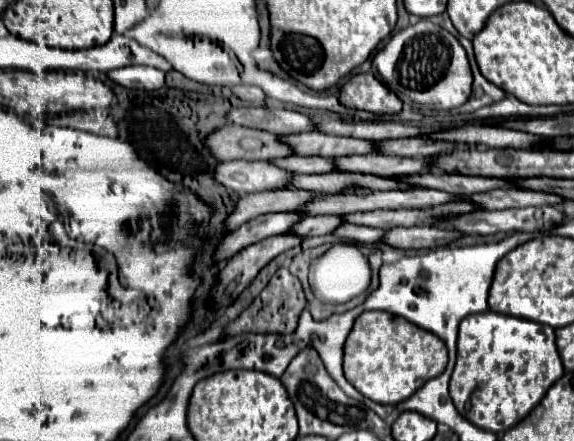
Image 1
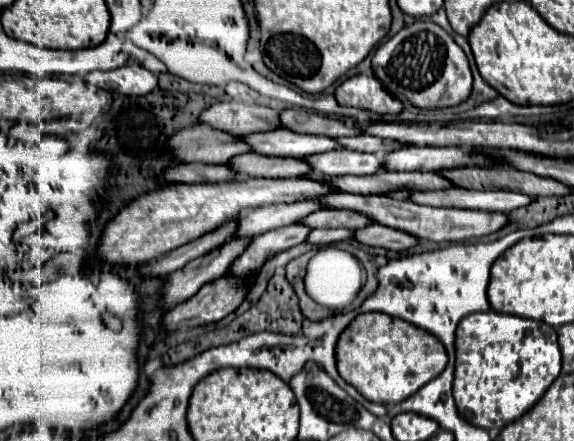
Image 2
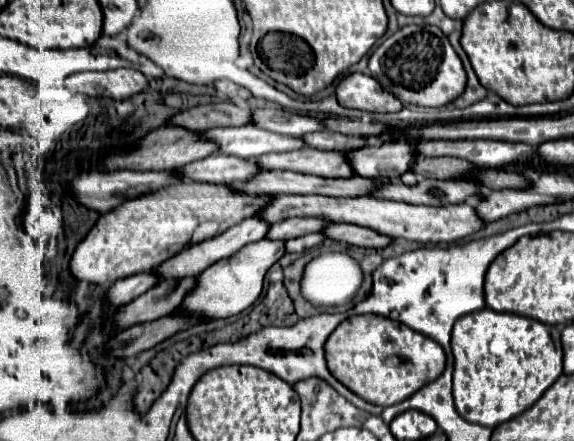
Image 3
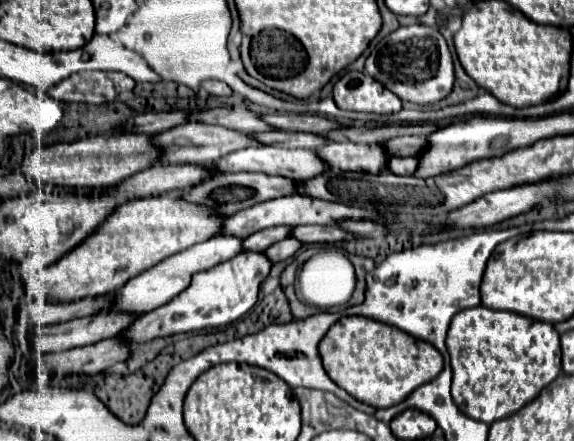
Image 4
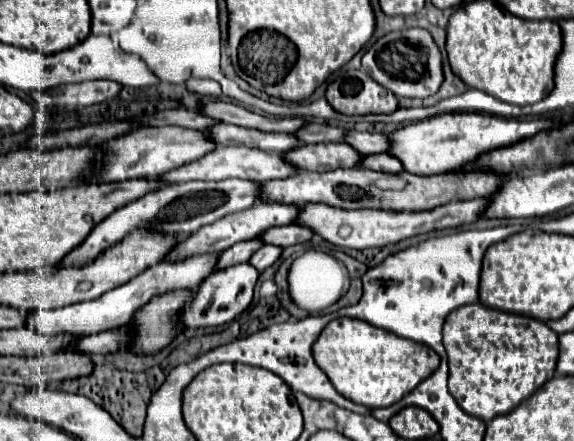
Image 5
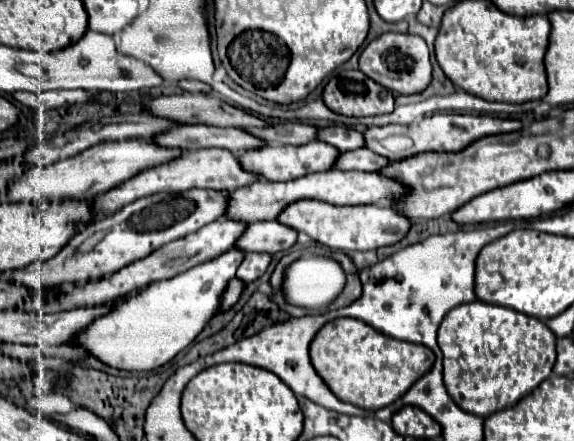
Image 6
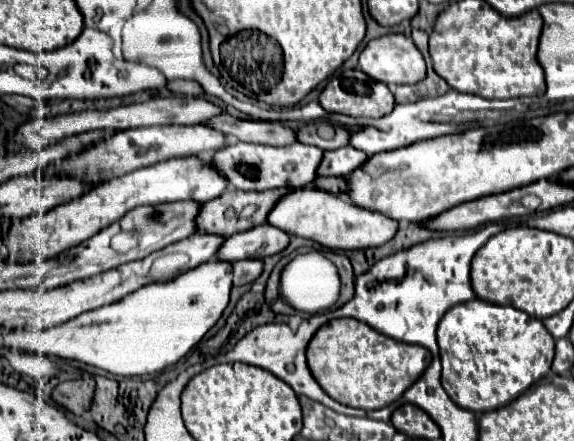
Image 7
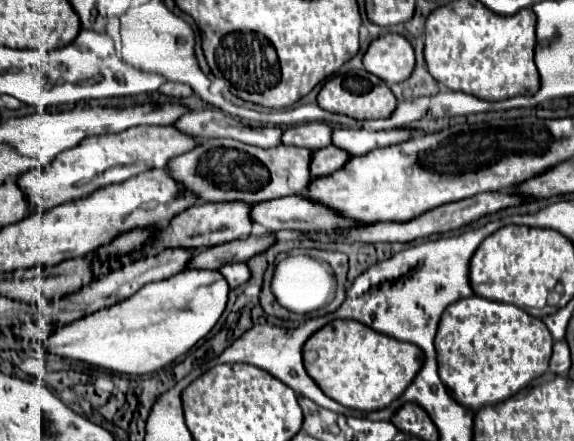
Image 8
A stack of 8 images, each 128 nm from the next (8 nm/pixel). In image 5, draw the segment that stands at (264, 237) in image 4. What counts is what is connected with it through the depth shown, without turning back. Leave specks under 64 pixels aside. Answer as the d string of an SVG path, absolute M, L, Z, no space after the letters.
M252 238L252 240L244 240L244 242L238 242L234 244L232 248L224 250L220 254L220 260L218 260L218 268L228 268L232 264L240 264L240 262L248 262L250 256L260 250L264 246L262 238Z

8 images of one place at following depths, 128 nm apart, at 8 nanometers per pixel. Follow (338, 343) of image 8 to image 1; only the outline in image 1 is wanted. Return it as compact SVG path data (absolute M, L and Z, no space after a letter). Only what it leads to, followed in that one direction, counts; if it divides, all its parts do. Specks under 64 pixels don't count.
M380 310L360 314L344 346L346 380L360 394L380 404L400 404L402 400L410 398L426 380L440 376L446 362L446 346L436 334Z

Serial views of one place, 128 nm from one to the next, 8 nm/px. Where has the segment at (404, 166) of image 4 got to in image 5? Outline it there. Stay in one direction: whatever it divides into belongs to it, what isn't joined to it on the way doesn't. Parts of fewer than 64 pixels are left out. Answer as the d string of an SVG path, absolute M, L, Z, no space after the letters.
M382 152L382 154L372 154L372 156L364 156L362 158L362 166L364 168L376 168L380 172L402 172L404 166L400 164L400 160L396 160L392 154Z

